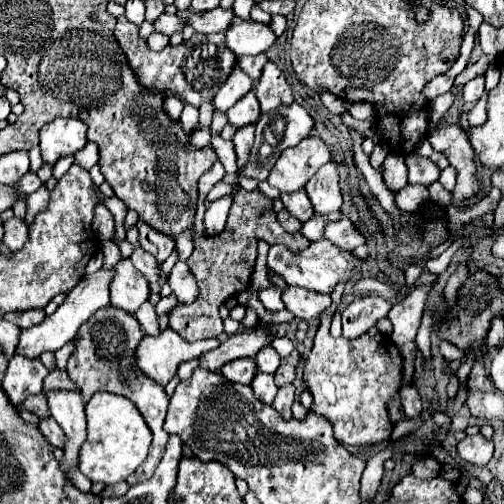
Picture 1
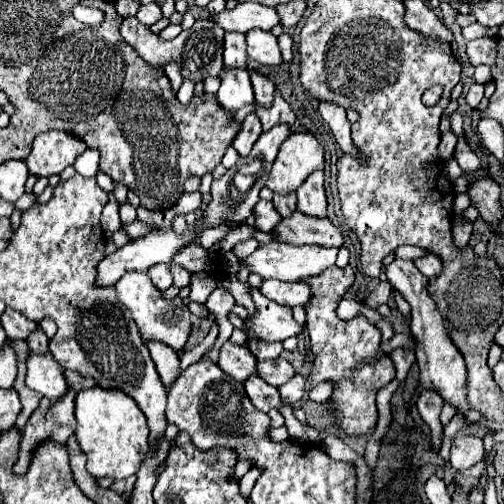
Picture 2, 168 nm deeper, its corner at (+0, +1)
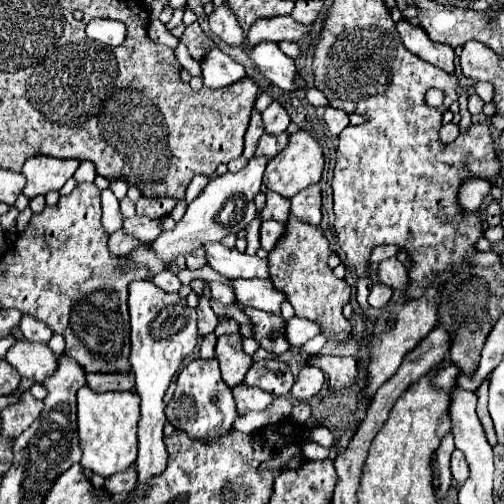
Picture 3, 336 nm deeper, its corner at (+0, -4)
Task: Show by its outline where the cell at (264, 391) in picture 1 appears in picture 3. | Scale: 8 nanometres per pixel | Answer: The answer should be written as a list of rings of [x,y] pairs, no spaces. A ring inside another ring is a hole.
[[[239,384],[233,388],[233,398],[237,402],[237,410],[239,416],[251,412],[251,410],[263,410],[273,402],[273,396],[267,394],[265,390],[259,388],[251,388],[247,384]]]

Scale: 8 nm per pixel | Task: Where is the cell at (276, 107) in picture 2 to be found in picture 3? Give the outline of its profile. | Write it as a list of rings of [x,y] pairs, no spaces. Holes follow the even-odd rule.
[[[287,132],[277,134],[277,136],[263,134],[263,138],[259,140],[255,156],[265,156],[267,160],[271,160],[271,158],[275,158],[287,146],[287,142],[289,142],[289,134]]]

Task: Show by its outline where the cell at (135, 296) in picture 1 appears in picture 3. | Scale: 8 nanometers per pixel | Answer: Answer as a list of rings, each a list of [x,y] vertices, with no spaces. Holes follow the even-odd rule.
[[[151,280],[131,282],[129,286],[129,316],[131,316],[131,370],[137,378],[137,394],[141,396],[141,418],[139,418],[139,456],[137,456],[137,492],[145,488],[151,476],[165,470],[167,450],[163,444],[165,402],[163,396],[177,374],[185,356],[197,344],[197,322],[191,322],[191,306],[179,294],[169,294],[157,288]],[[163,314],[163,316],[161,316]]]

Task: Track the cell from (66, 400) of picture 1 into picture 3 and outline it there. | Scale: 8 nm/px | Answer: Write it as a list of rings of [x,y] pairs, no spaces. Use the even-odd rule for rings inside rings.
[[[17,338],[15,344],[7,350],[5,360],[23,376],[43,382],[57,368],[57,356],[47,344],[27,342],[27,338]]]

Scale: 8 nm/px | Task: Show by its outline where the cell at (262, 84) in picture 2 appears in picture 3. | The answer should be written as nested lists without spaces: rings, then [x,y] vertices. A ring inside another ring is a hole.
[[[273,102],[267,110],[263,110],[263,122],[265,122],[267,134],[279,134],[279,132],[287,130],[291,120],[289,120],[285,108],[279,102]]]

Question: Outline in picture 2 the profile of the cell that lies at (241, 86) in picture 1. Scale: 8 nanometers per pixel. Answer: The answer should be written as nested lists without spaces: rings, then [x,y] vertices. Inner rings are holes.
[[[227,33],[225,35],[225,65],[227,65],[227,69],[247,69],[247,53],[245,53],[245,35],[243,33]]]

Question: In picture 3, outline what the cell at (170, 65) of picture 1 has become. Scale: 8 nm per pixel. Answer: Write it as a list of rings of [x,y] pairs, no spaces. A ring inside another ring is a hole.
[[[193,22],[191,26],[185,28],[183,36],[181,36],[181,42],[185,42],[185,46],[189,48],[189,54],[195,58],[195,60],[201,60],[209,50],[217,48],[215,42],[201,30],[199,22]]]

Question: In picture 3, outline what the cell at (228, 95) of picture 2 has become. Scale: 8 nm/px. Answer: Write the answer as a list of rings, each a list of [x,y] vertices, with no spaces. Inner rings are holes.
[[[217,48],[209,50],[207,58],[203,58],[203,62],[199,64],[203,74],[203,86],[209,88],[225,88],[245,76],[245,68]]]

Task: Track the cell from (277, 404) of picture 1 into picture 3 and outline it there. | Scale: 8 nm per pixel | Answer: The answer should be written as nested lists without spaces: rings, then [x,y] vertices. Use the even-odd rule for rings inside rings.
[[[305,366],[305,368],[299,372],[297,382],[295,382],[293,390],[291,390],[293,400],[305,402],[305,400],[317,396],[317,394],[321,392],[321,388],[323,388],[323,382],[325,382],[325,374],[323,374],[319,368],[315,368],[315,366]]]

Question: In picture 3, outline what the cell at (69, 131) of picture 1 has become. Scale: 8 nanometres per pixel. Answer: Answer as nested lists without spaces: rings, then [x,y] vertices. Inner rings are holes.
[[[33,156],[25,162],[21,174],[27,178],[23,194],[31,200],[35,196],[45,196],[51,190],[61,190],[63,184],[79,168],[77,160],[59,160],[51,156]]]

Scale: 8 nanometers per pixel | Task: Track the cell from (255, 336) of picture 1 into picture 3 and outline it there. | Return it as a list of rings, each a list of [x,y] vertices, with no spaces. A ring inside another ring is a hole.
[[[291,318],[287,322],[287,340],[291,342],[291,346],[303,346],[307,340],[315,338],[317,334],[321,334],[319,324],[311,322],[311,320]]]

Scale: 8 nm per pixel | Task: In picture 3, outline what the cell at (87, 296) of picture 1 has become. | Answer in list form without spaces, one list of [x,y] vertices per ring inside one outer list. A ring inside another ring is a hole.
[[[251,158],[249,164],[235,172],[235,174],[223,174],[215,180],[211,180],[207,184],[207,188],[199,194],[199,198],[195,198],[183,220],[177,222],[175,230],[171,232],[163,232],[153,244],[151,248],[137,248],[135,252],[129,254],[129,262],[143,262],[149,266],[151,276],[159,274],[161,270],[165,270],[165,260],[175,262],[175,256],[179,254],[189,254],[191,250],[201,248],[203,242],[215,242],[225,238],[227,234],[237,234],[239,230],[243,230],[257,214],[257,208],[253,204],[253,196],[261,190],[261,180],[263,180],[263,172],[267,166],[267,158]]]

